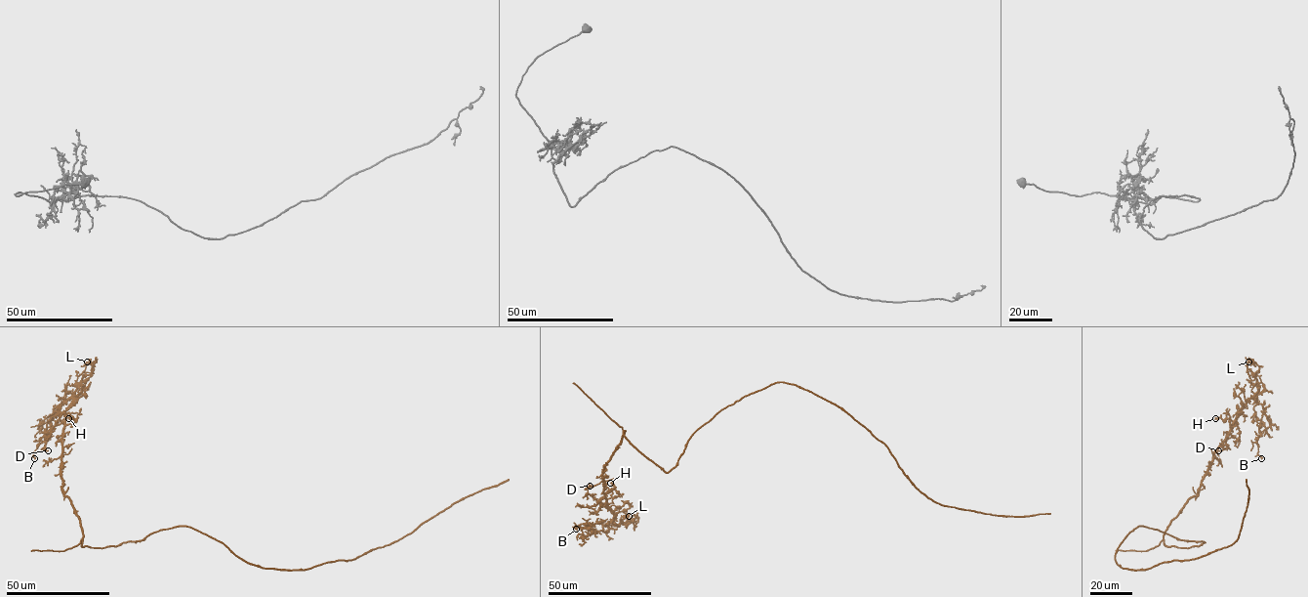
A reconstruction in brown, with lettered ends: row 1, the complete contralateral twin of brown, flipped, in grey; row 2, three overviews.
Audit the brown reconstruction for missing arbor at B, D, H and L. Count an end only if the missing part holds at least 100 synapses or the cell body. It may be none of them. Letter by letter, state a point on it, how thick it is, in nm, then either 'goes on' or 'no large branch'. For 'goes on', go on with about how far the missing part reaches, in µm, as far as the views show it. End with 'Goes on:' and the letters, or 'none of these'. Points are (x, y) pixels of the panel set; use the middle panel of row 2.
B: (576, 529) | 140 nm | no large branch
D: (590, 486) | 100 nm | no large branch
H: (610, 483) | 110 nm | no large branch
L: (629, 516) | 100 nm | no large branch
Goes on: none of these

